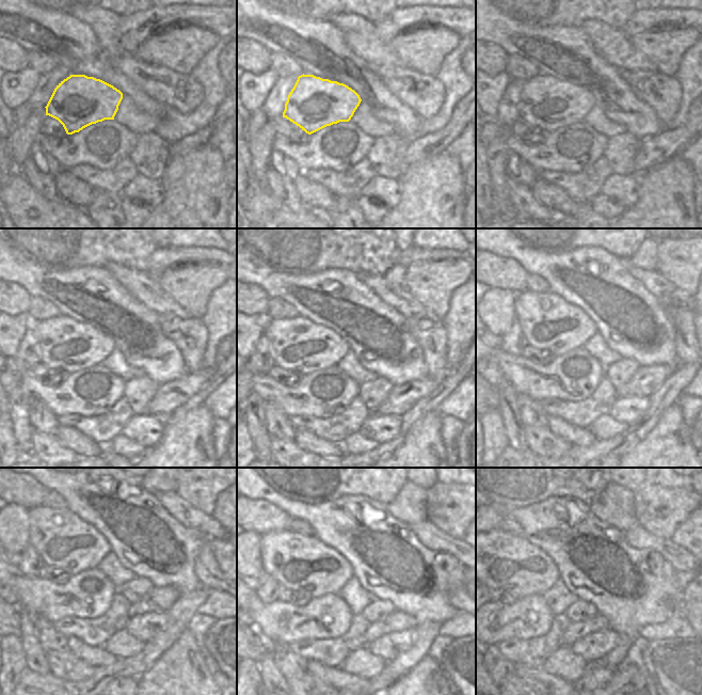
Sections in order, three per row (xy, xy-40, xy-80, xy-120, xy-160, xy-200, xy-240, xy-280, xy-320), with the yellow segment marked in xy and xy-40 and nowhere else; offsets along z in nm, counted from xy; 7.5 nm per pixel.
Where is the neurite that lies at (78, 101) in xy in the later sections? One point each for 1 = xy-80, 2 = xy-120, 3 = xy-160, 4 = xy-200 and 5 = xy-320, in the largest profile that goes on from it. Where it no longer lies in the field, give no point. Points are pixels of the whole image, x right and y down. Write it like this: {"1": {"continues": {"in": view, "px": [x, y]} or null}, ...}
{"1": {"continues": {"in": "xy-80", "px": [546, 103]}}, "2": {"continues": {"in": "xy-120", "px": [64, 344]}}, "3": {"continues": {"in": "xy-160", "px": [299, 344]}}, "4": {"continues": {"in": "xy-200", "px": [538, 344]}}, "5": {"continues": {"in": "xy-320", "px": [505, 563]}}}

